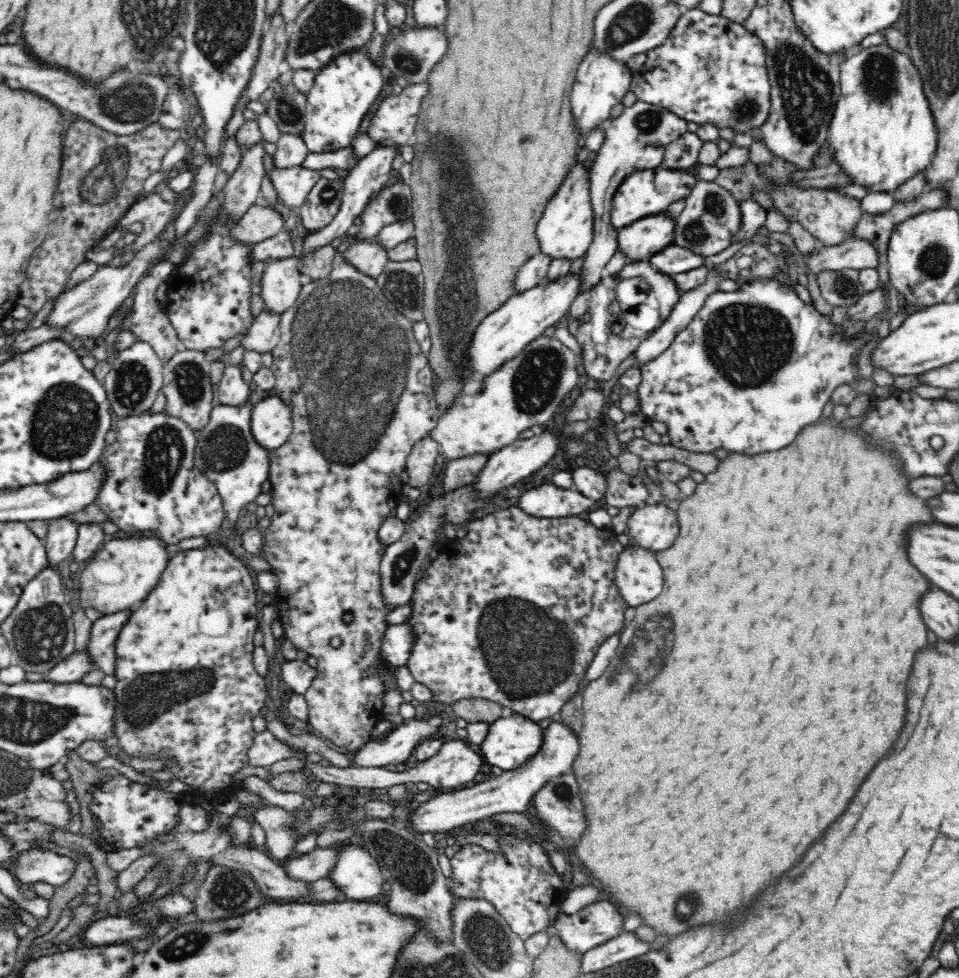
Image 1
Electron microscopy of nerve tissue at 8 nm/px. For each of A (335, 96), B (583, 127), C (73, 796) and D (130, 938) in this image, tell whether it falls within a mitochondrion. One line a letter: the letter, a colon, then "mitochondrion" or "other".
A: other
B: other
C: other
D: other

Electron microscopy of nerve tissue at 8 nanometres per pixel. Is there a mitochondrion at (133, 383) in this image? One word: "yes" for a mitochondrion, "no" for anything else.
yes

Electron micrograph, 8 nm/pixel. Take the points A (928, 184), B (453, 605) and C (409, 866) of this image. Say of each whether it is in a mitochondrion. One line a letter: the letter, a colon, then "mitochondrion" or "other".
A: other
B: other
C: mitochondrion

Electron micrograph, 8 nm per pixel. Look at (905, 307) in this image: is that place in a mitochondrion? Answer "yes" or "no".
no

